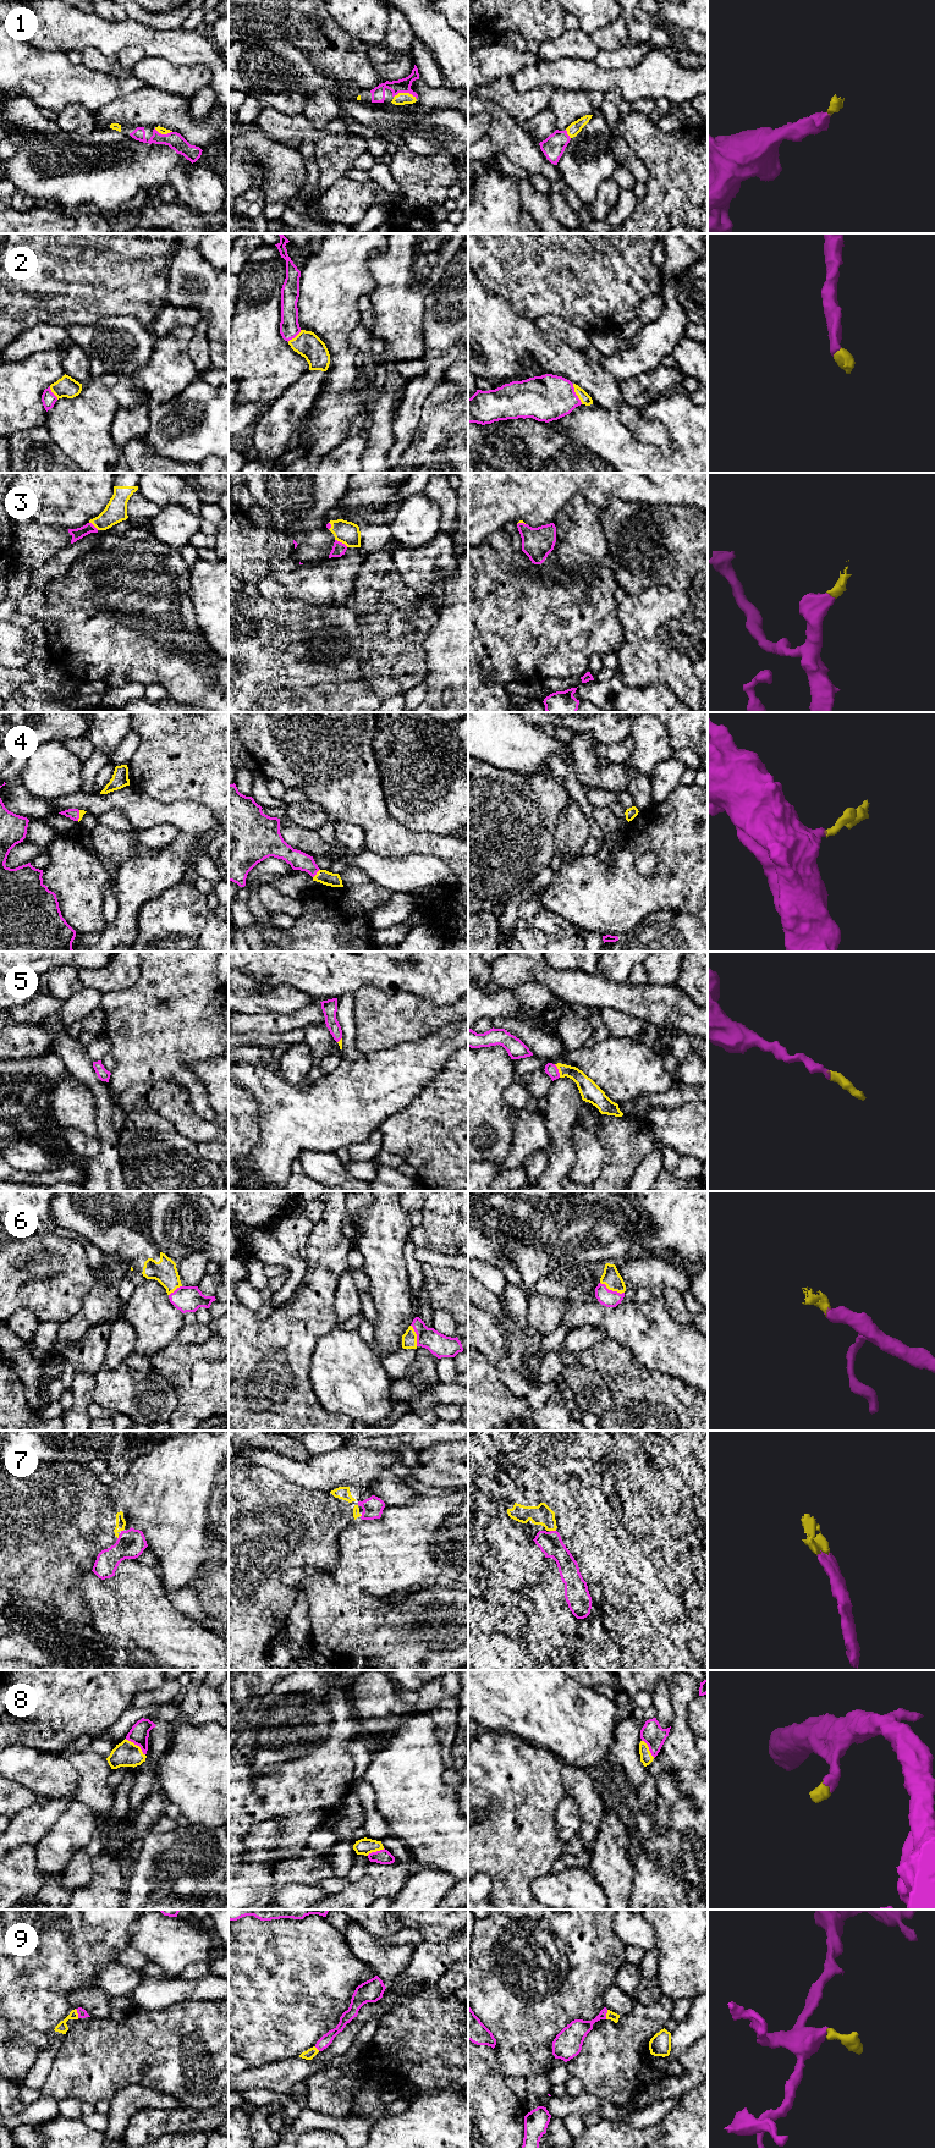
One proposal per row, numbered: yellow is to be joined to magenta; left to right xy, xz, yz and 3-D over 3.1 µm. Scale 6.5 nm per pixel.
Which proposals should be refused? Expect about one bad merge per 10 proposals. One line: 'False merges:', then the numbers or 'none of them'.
False merges: none of them

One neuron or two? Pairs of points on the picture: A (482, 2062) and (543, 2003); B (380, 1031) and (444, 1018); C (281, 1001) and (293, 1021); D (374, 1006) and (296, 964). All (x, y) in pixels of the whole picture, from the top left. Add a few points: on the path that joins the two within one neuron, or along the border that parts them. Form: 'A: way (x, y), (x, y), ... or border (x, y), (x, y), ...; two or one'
A: border (493, 2049), (499, 2071), (504, 2077); two
B: way (396, 1018), (428, 1018); one
C: border (315, 1002), (287, 1014), (260, 1015); two
D: border (381, 990), (363, 987), (352, 993); two

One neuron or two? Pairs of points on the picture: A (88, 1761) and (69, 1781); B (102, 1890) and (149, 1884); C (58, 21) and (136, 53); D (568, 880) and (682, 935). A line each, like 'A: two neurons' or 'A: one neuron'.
A: two neurons
B: two neurons
C: two neurons
D: two neurons

